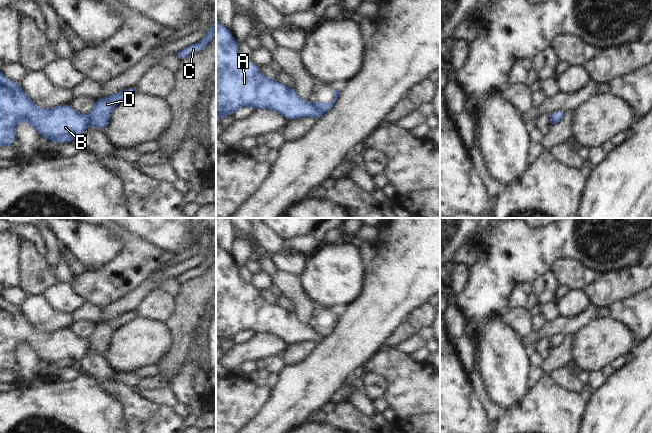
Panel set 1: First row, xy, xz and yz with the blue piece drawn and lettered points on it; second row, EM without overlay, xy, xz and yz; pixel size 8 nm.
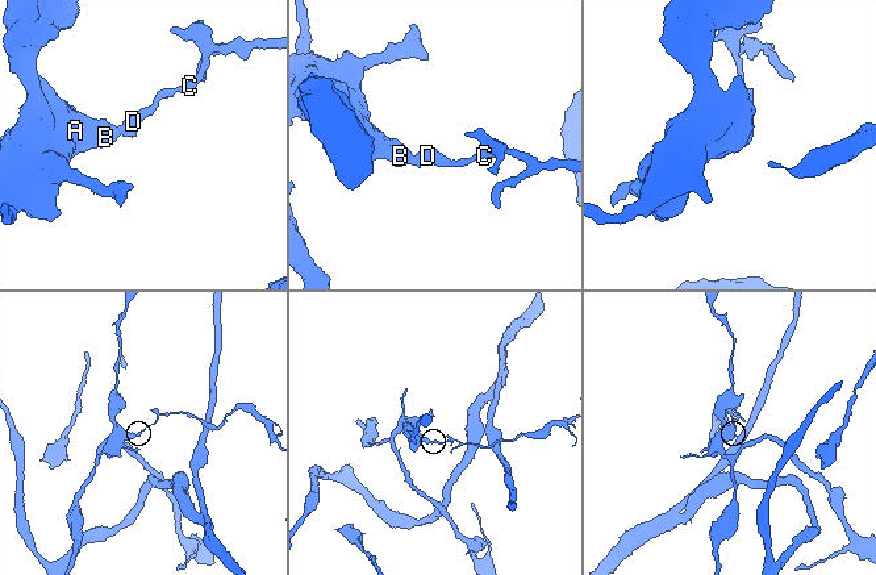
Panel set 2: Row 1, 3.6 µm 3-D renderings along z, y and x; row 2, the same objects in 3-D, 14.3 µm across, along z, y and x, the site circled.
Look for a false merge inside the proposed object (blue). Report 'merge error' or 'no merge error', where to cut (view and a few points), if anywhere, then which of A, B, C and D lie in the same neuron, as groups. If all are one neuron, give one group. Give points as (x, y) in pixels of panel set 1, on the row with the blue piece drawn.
merge error | xz (312, 103), (318, 110), (323, 112) | A B / C D

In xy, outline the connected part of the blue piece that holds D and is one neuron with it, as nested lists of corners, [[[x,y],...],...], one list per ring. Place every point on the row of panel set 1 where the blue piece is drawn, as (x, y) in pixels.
[[[128,87],[108,97],[100,98],[94,103],[92,110],[89,114],[90,124],[93,128],[108,127],[108,120],[112,110],[121,102],[131,98],[136,94],[134,87]]]

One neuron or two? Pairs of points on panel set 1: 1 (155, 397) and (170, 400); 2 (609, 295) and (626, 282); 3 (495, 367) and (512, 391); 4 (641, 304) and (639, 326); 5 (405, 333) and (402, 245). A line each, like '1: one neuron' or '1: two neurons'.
1: one neuron
2: one neuron
3: one neuron
4: one neuron
5: two neurons

